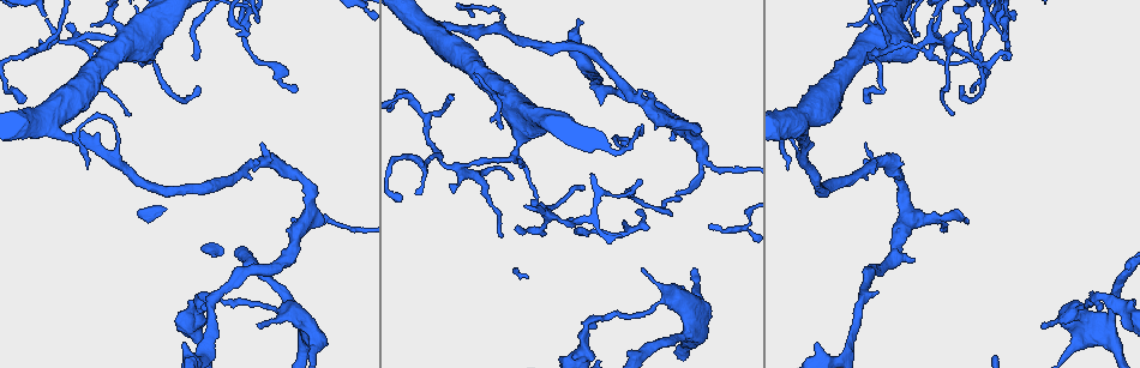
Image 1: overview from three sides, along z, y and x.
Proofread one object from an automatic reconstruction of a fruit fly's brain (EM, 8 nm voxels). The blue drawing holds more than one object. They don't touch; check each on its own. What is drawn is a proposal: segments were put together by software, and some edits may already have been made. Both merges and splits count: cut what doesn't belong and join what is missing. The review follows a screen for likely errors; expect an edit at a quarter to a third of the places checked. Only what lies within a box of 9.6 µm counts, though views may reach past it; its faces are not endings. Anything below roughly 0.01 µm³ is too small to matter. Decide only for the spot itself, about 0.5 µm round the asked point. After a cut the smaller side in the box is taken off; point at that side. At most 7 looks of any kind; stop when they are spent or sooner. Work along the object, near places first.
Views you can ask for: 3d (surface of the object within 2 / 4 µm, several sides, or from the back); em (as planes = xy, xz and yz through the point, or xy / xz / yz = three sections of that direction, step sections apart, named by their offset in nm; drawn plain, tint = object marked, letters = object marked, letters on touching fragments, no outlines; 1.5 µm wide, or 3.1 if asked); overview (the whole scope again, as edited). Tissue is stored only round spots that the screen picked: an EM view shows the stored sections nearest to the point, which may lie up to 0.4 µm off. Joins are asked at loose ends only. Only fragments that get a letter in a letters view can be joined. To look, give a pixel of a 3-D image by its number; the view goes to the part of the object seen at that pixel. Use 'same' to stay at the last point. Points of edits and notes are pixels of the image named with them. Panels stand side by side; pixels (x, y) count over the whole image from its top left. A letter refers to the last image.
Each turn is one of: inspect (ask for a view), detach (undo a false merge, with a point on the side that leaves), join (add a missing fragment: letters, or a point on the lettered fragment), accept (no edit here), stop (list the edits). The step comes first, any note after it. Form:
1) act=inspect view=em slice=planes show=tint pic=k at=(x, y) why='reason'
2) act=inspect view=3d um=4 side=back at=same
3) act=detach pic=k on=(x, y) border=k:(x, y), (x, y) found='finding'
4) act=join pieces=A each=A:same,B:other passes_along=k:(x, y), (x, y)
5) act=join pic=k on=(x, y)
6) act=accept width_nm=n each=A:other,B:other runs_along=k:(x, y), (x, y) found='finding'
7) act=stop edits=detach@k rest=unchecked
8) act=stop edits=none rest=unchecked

act=inspect view=em slice=planes show=tint pic=1 at=(460, 170) why='looks like a crossing'

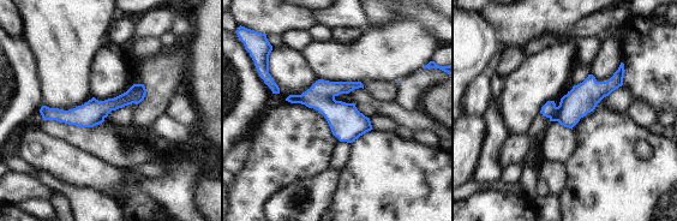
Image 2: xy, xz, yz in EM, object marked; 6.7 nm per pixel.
act=inspect view=em slice=planes show=letters at=same why='what lies round it'

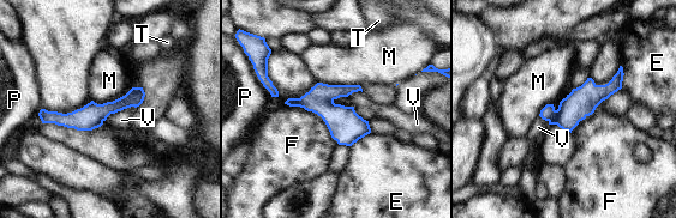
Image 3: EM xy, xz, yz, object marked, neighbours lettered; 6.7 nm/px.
act=accept longest_contact=F:460nm each=E:other,F:other,M:other,P:other,T:other,V:other runs_along=3:(141, 92), (87, 119), (42, 115) found='one neuron here'

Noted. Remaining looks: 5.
act=inspect view=em slice=xy step=4 show=tint pic=1 at=(952, 115) why='tapers out'

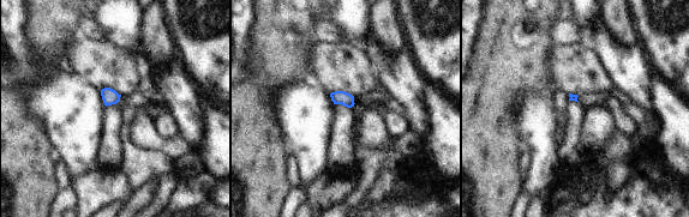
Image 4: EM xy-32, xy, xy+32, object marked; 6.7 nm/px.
act=inspect view=em slice=planes show=letters at=same

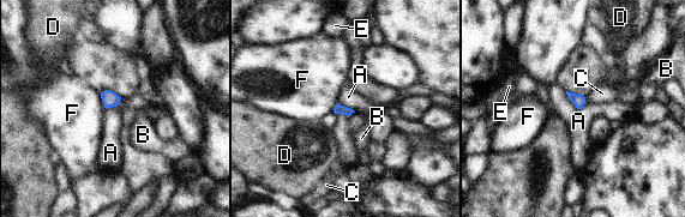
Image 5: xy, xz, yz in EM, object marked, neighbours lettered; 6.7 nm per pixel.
act=accept width_nm=60 each=A:other,B:other,C:other,D:other,E:other,F:other border=5:(565, 91), (577, 108), (583, 107) found='none of them fits'

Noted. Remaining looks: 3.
act=inspect view=em slice=yz step=4 show=letters pic=1 at=(112, 24)

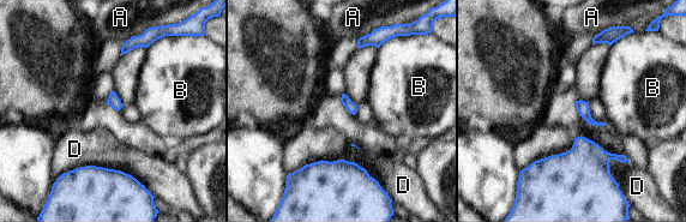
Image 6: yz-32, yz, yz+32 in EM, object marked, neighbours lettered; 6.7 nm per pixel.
act=inspect view=em slice=planes show=letters at=same why='another direction'

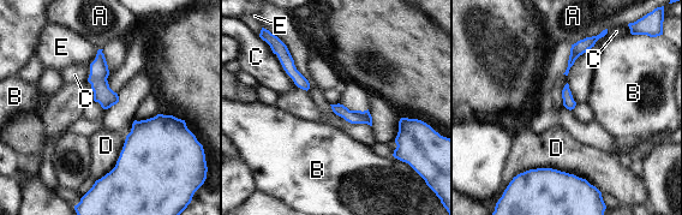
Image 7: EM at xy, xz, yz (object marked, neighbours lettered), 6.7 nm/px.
act=accept each=A:other,B:other,C:other,D:other,E:other border=7:(518, 173), (556, 168), (594, 186) found='continuous, no second neuron'

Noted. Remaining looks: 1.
act=stop edits=none rest=unchecked

